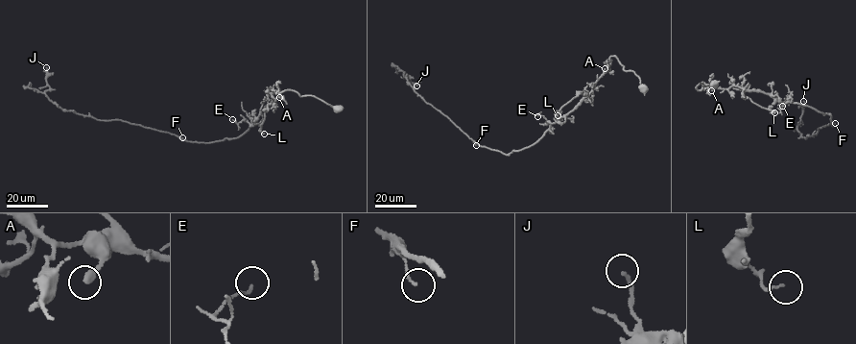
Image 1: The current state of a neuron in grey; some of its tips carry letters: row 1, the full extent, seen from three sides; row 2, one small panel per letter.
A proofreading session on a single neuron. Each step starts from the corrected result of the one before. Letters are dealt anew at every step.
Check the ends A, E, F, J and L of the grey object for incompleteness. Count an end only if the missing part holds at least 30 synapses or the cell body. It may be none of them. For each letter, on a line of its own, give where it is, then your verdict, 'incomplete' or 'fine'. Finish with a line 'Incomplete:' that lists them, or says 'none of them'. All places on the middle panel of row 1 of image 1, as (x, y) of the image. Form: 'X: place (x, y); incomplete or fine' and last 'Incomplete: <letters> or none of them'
A: place (605, 68); fine
E: place (537, 116); fine
F: place (476, 145); fine
J: place (416, 86); fine
L: place (558, 115); fine
Incomplete: none of them

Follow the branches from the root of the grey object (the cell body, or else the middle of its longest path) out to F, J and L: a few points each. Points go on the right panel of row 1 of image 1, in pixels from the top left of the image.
F: (713, 84), (702, 82), (696, 87), (705, 84), (763, 91), (784, 104), (828, 113), (835, 123)
J: (713, 84), (696, 87), (763, 91), (828, 113), (834, 126), (802, 137), (797, 127), (803, 101)
L: (713, 84), (702, 82), (696, 87), (737, 86), (774, 112)

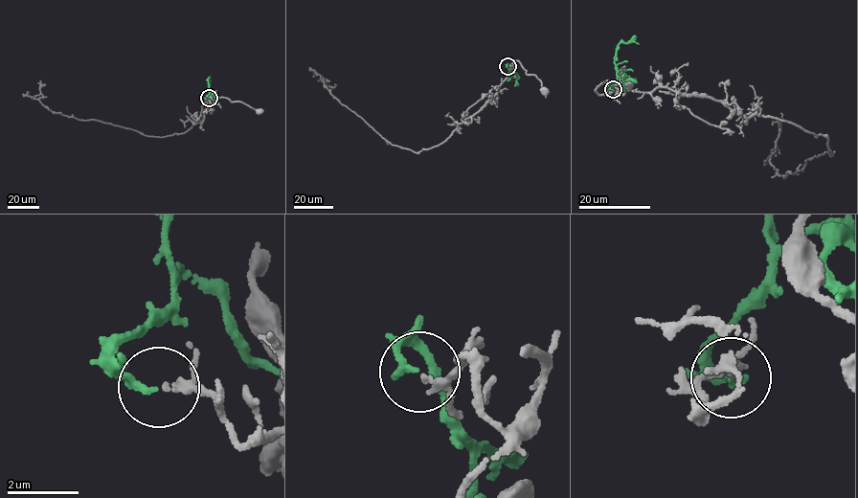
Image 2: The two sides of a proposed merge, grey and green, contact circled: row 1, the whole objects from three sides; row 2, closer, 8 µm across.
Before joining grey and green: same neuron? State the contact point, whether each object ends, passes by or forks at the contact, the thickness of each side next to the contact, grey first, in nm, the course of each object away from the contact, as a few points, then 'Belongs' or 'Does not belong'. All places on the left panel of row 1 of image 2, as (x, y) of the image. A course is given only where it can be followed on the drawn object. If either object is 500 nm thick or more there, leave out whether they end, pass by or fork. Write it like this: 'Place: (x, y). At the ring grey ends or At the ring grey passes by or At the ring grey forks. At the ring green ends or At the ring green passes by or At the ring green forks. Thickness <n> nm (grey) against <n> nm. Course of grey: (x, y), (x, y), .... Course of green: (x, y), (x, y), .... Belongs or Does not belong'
Place: (209, 98). At the ring grey passes by. At the ring green ends. Thickness 160 nm (grey) against 190 nm. Course of grey: (210, 98), (226, 98), (260, 111). Course of green: (209, 98), (208, 78), (211, 80). Does not belong

